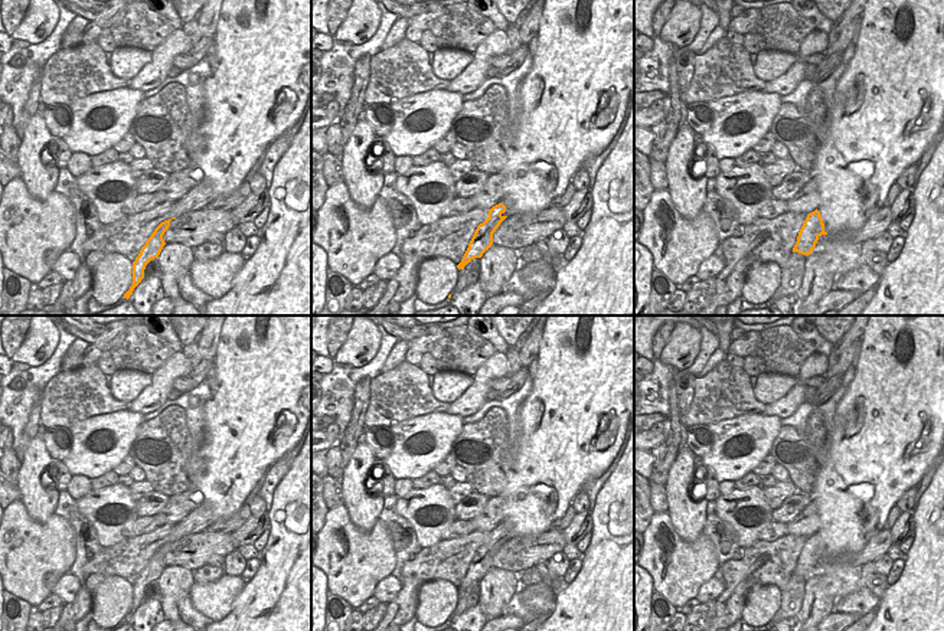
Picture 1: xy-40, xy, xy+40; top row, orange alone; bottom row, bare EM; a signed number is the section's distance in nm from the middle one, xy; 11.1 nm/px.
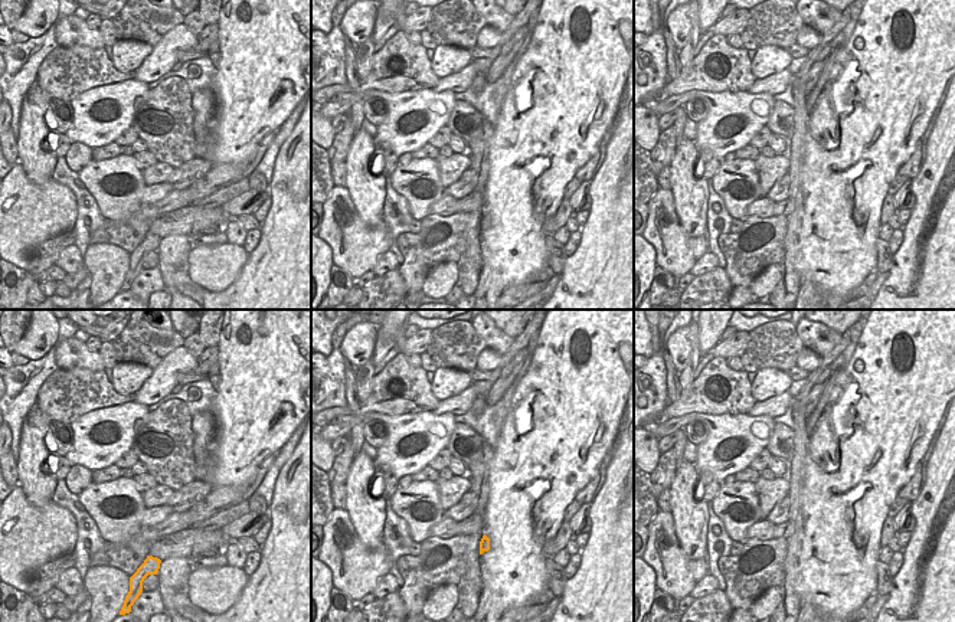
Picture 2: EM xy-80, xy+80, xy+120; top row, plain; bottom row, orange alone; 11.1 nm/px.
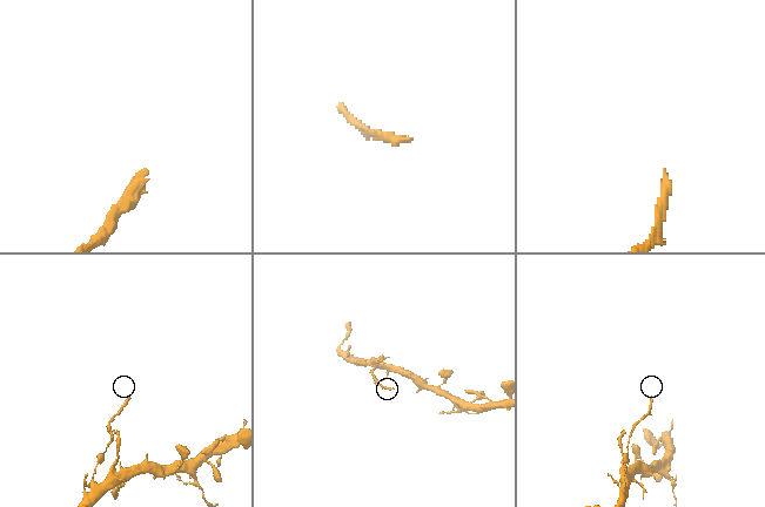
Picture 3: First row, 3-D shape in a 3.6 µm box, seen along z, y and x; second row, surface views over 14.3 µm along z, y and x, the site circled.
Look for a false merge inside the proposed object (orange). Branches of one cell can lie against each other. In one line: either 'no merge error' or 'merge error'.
merge error

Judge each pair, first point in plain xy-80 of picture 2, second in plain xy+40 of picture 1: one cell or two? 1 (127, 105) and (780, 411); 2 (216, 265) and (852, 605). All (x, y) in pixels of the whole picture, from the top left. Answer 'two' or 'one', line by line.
1: two
2: two

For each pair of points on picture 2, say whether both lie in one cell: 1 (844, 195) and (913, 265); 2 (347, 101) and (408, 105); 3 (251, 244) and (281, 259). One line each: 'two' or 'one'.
1: two
2: one
3: two

